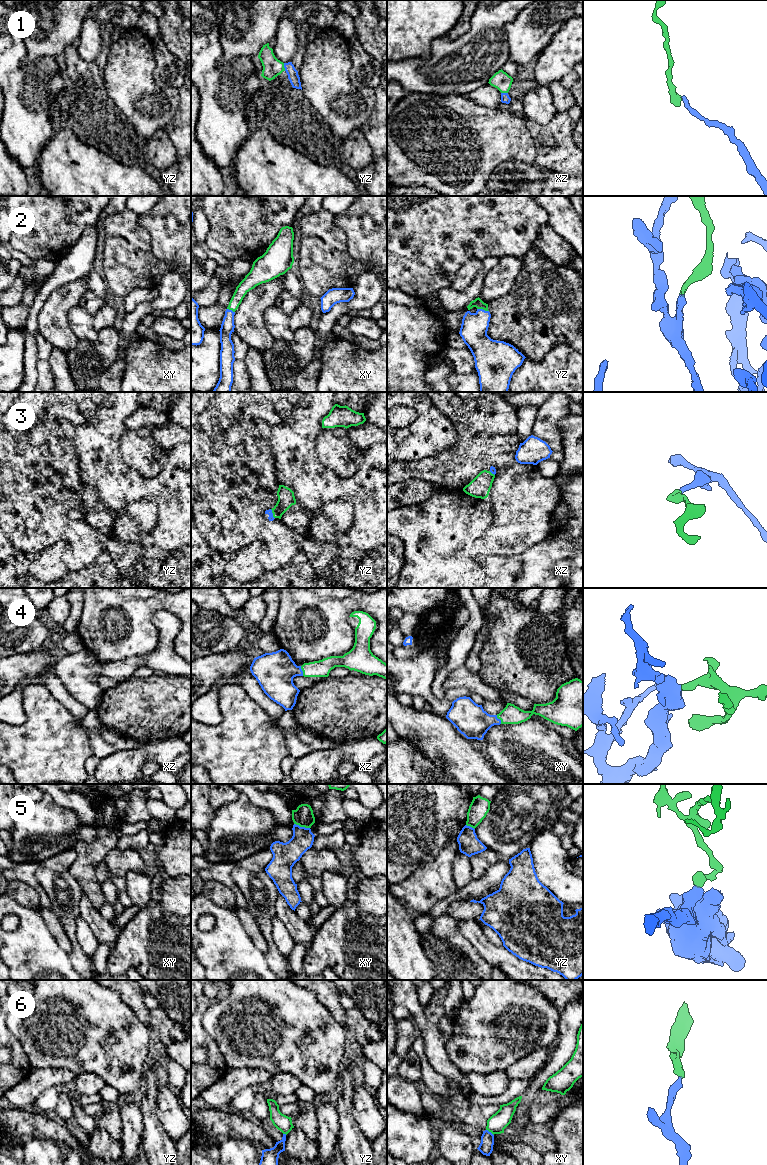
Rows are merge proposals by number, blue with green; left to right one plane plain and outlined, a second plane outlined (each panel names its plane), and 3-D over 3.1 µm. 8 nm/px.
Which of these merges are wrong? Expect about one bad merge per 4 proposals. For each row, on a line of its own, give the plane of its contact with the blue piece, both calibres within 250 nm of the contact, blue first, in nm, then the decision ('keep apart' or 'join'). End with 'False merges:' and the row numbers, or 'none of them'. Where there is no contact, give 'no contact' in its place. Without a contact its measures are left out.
1: yz | 90/160 nm | join
2: yz | 220/80 nm | join
3: yz | 50/140 nm | join
4: xz | 300/140 nm | join
5: xy | 190/160 nm | keep apart
6: xy | 110/150 nm | join
False merges: 5

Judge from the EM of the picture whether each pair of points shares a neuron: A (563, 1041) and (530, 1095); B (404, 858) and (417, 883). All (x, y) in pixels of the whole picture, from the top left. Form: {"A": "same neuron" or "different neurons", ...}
{"A": "same neuron", "B": "different neurons"}

